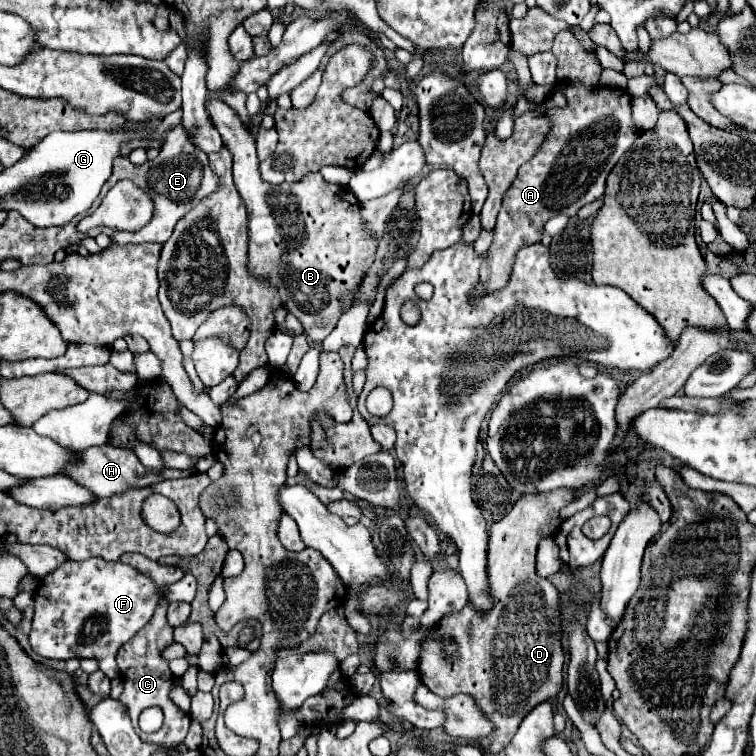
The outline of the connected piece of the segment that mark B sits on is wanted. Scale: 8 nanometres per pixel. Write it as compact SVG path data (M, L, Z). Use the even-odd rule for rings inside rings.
M214 98L206 100L206 110L212 124L218 128L224 144L234 154L234 184L242 200L246 202L248 220L250 220L248 222L248 236L250 236L248 268L256 278L262 278L262 280L268 278L278 288L284 308L290 310L302 322L304 334L310 338L310 342L320 344L336 328L340 316L344 314L342 294L348 292L356 296L368 268L374 262L376 240L364 230L358 200L346 186L324 182L324 178L318 172L308 174L300 182L280 184L280 186L272 186L260 180L254 136L248 134L248 130L242 126L236 112L230 110L230 106L224 104L222 100L214 100Z

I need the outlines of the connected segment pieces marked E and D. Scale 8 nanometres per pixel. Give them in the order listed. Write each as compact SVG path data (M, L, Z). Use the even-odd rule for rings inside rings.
M176 126L174 130L168 132L158 158L144 162L142 166L132 164L128 158L118 156L118 160L114 160L114 170L112 176L108 178L108 182L104 184L100 196L96 198L96 206L102 200L102 196L118 182L118 180L132 180L136 186L140 186L144 192L148 192L154 200L154 218L150 220L150 224L146 224L142 230L138 232L118 232L118 230L110 230L110 228L96 228L92 232L88 232L88 236L96 236L100 232L108 234L112 238L112 242L124 246L124 244L144 244L144 242L156 242L156 244L164 244L170 236L172 230L176 226L176 222L188 212L192 210L204 196L212 194L218 190L218 176L210 170L208 166L208 156L200 154L194 144L190 144L190 140L186 140L182 126Z
M558 488L544 494L524 494L514 508L496 522L490 530L490 550L488 550L488 576L490 576L490 590L494 592L494 612L490 616L478 616L470 604L466 604L464 612L446 616L438 622L434 638L424 644L424 656L420 660L420 680L438 696L454 696L454 694L468 694L478 704L480 712L494 724L494 732L480 738L478 744L484 752L500 752L518 730L518 724L542 700L554 698L562 688L562 664L564 652L560 646L560 604L558 604L558 590L552 586L548 578L536 574L536 546L542 538L552 536L558 526L558 512L576 496L574 488ZM444 636L456 642L458 650L454 656L446 656L442 652Z

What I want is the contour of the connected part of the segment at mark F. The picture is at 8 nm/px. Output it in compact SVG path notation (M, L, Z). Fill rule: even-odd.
M90 558L86 562L72 562L68 560L58 568L58 572L50 572L50 576L40 580L40 586L34 590L34 602L36 602L36 614L34 614L34 626L30 632L30 646L32 650L48 660L70 660L70 658L94 658L98 660L98 668L112 680L118 676L116 666L116 654L122 644L126 644L142 626L146 626L160 604L160 598L168 604L172 602L192 602L196 594L196 580L190 576L190 572L164 588L158 588L154 580L140 574L136 568L122 564L122 562L106 562L98 558Z

